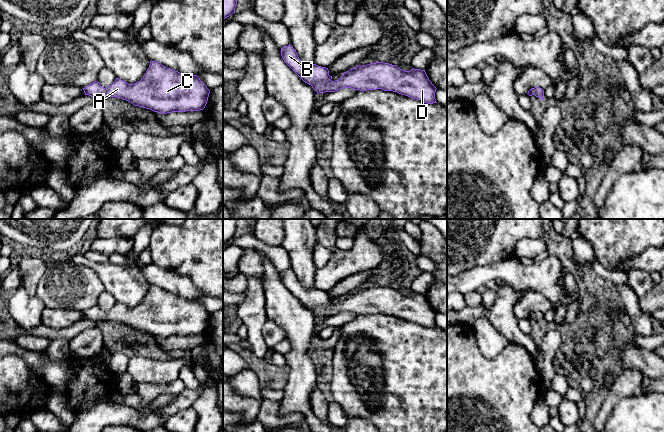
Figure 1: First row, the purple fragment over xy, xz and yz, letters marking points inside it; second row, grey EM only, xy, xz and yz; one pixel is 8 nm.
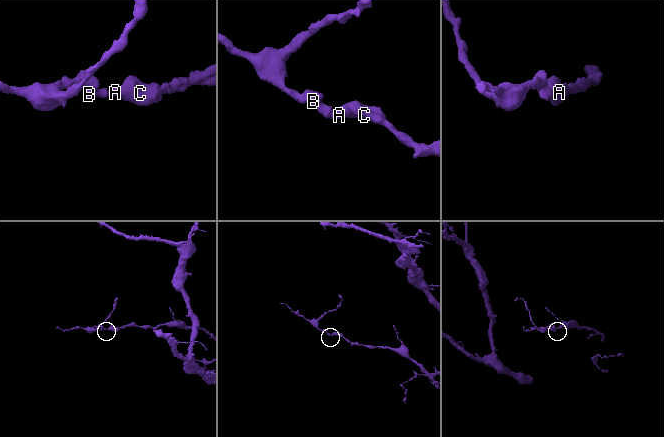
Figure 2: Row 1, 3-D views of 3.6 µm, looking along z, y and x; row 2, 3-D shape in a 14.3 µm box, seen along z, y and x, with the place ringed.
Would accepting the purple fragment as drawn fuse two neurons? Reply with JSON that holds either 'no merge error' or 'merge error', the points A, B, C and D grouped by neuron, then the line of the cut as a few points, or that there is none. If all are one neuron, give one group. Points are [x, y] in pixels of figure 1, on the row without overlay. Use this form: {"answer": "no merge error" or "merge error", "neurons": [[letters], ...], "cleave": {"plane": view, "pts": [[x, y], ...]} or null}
{"answer": "no merge error", "neurons": [["A", "B", "C", "D"]], "cleave": null}

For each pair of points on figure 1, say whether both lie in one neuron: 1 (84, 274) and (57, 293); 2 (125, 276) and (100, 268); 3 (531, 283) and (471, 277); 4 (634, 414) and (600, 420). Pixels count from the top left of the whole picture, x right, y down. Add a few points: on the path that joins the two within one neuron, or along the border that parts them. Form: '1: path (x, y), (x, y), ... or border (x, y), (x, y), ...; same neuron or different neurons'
1: path (77, 281), (73, 285), (64, 286); same neuron
2: path (119, 276), (113, 276), (106, 271); same neuron
3: path (516, 275), (486, 274); same neuron
4: border (621, 400), (606, 421); different neurons

